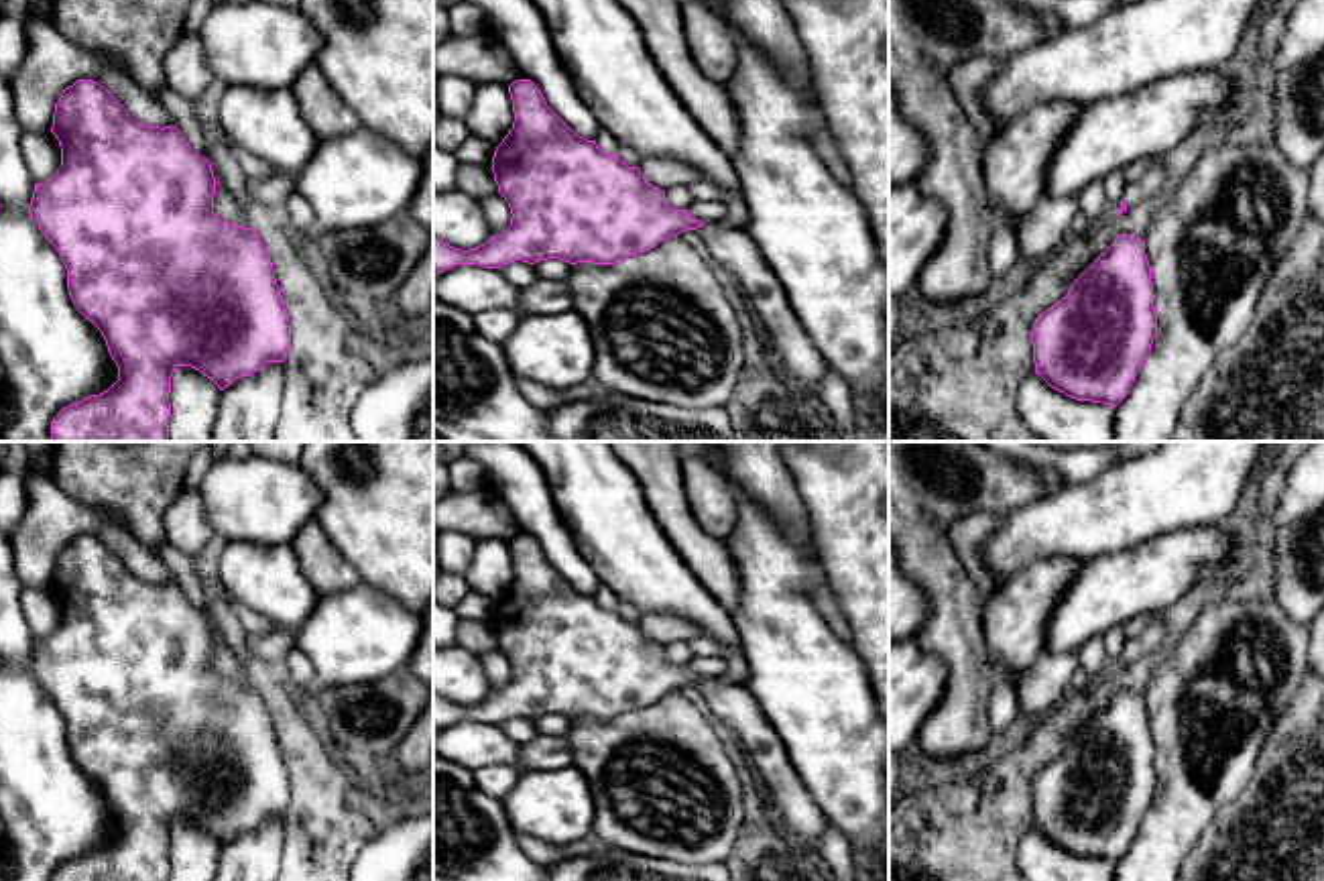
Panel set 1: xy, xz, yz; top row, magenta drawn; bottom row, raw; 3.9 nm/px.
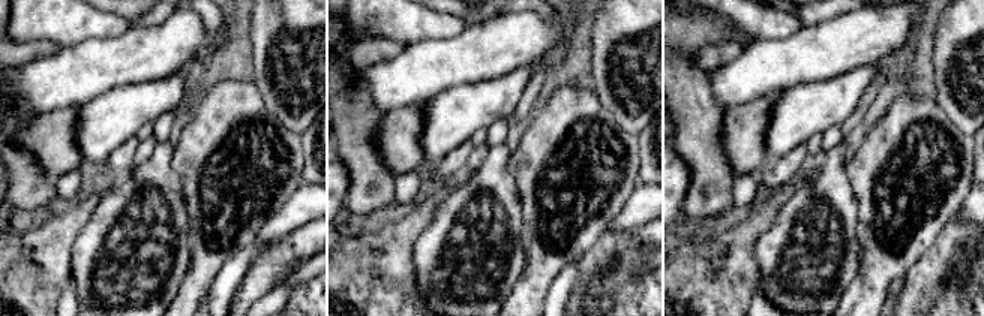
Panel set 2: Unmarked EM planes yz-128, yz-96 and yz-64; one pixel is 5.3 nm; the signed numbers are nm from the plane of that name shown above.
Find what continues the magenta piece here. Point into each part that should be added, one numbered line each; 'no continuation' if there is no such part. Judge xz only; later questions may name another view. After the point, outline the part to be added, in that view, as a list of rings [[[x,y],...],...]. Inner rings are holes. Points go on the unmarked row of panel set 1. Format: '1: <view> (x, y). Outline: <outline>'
1: xz (733, 705). Outline: [[[706,678],[696,688],[706,696],[708,710],[746,751],[746,769],[755,773],[783,828],[820,850],[826,818],[753,692],[742,684],[720,684],[718,678]]]

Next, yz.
1: yz (1150, 643). Outline: [[[1157,616],[1135,639],[1127,639],[1123,645],[1123,657],[1127,665],[1137,663],[1143,657],[1157,657],[1163,651],[1163,625]]]

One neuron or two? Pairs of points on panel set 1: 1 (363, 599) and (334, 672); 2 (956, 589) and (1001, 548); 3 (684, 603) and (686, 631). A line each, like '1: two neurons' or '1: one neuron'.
1: one neuron
2: two neurons
3: two neurons

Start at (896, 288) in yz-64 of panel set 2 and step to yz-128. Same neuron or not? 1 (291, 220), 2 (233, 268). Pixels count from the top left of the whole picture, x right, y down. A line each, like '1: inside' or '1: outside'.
1: inside
2: inside

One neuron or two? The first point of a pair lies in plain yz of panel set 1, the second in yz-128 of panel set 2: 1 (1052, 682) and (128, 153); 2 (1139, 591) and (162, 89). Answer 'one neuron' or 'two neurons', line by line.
1: one neuron
2: one neuron

